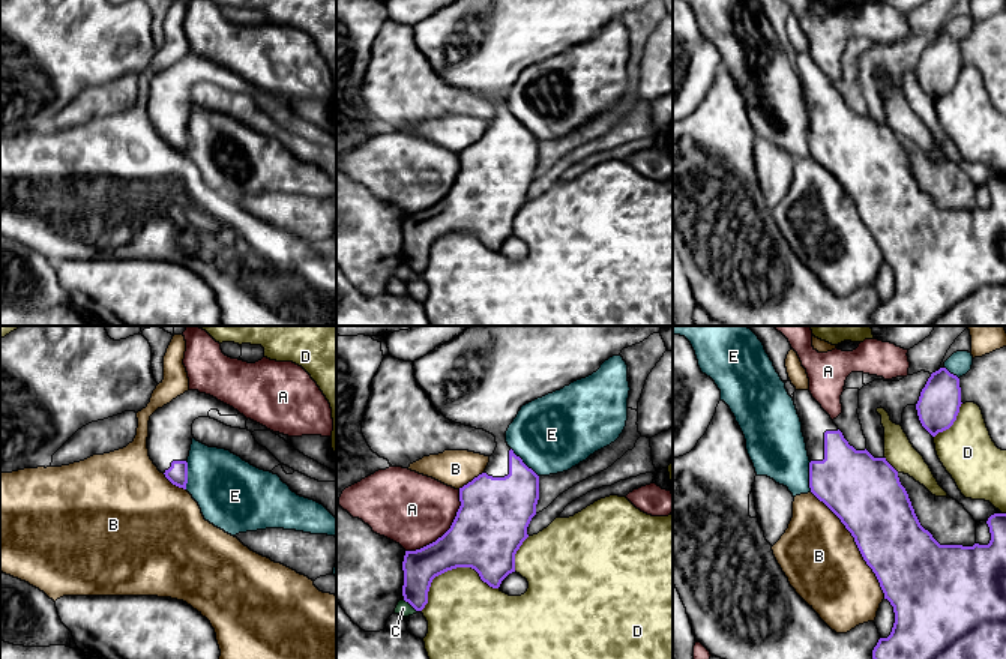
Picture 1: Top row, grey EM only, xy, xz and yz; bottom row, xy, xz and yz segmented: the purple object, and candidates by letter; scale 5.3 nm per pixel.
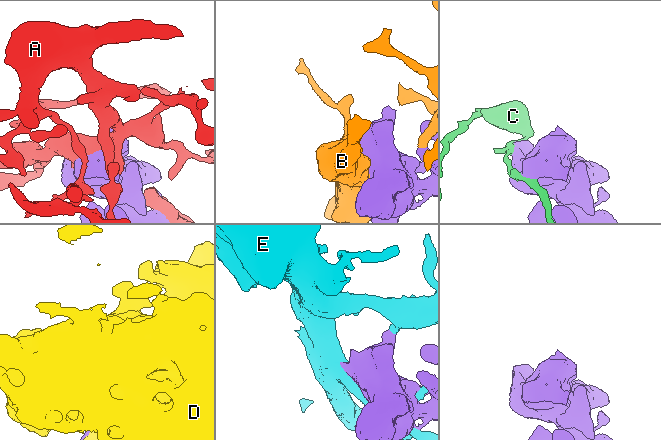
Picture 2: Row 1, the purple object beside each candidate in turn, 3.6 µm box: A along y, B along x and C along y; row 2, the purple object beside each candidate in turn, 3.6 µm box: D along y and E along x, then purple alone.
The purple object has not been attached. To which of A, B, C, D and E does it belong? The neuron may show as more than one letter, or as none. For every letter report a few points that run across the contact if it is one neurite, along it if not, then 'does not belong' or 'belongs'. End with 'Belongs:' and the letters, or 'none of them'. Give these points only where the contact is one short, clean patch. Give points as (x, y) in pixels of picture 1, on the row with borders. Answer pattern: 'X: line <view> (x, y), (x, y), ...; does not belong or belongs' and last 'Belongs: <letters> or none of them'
A: does not belong
B: does not belong
C: does not belong
D: does not belong
E: does not belong
Belongs: none of them

